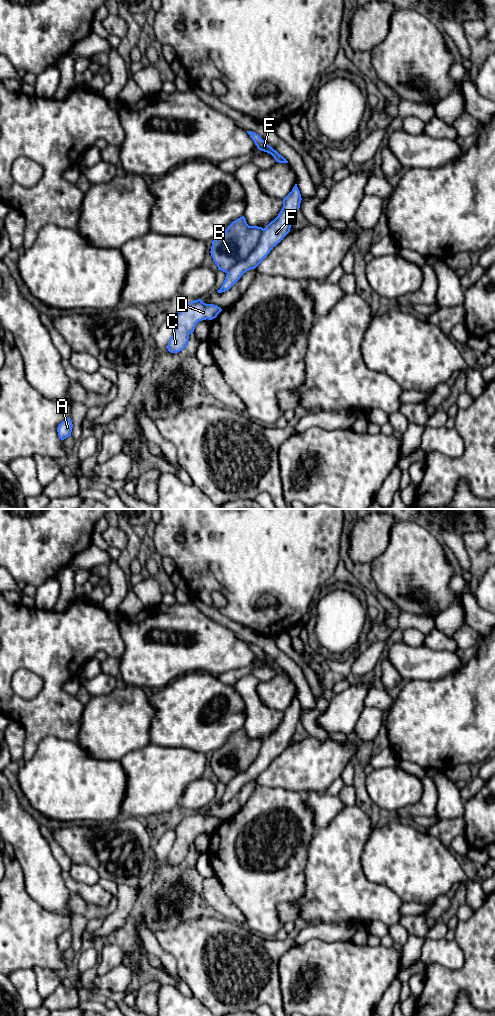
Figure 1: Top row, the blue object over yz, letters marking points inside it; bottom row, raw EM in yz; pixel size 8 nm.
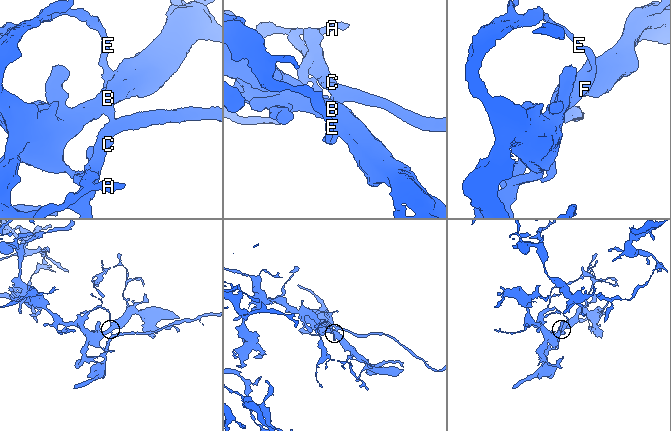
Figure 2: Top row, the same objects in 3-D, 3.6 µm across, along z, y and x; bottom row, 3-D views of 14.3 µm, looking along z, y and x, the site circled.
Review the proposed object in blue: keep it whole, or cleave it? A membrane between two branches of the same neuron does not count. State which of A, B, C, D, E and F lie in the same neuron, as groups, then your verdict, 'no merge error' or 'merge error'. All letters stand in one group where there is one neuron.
A B / C D E F; merge error

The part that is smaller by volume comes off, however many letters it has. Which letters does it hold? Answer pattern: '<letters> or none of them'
C, D, E, F

